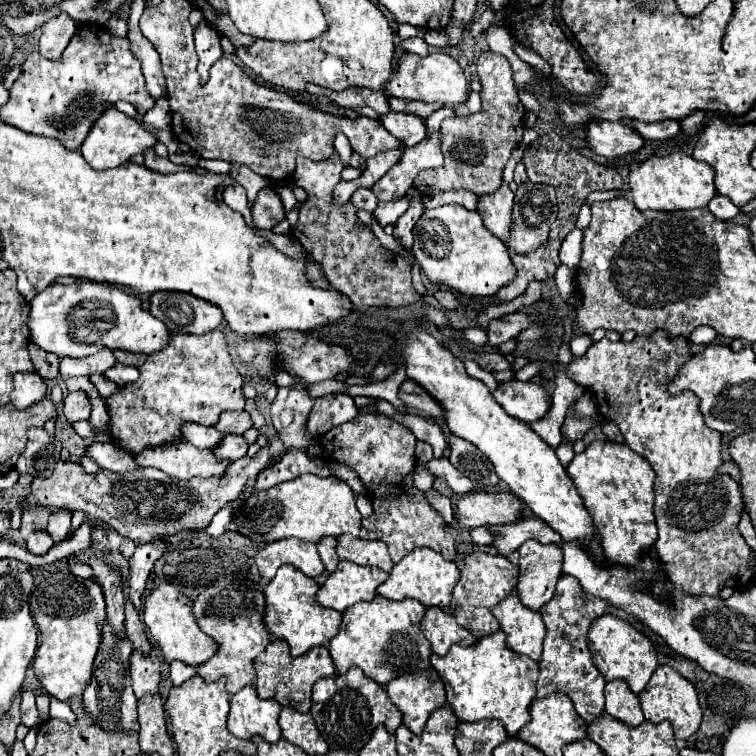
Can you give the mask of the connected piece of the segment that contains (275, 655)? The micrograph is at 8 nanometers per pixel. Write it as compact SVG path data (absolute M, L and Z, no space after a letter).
M272 640L268 648L254 660L256 664L256 690L260 698L272 698L280 702L282 706L292 706L298 712L308 712L312 702L312 686L316 680L332 676L336 672L336 666L332 664L332 658L328 656L328 650L324 646L316 646L308 650L306 654L292 658L290 648L286 640Z

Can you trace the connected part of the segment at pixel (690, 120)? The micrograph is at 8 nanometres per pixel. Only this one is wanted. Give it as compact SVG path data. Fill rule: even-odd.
M697 111L680 121L681 130L686 136L694 136L704 126L705 112Z

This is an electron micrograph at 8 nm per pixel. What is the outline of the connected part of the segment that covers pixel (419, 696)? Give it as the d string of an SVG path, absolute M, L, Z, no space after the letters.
M436 668L398 676L386 686L386 692L400 708L404 724L414 734L420 734L430 714L446 704L444 682L440 680Z

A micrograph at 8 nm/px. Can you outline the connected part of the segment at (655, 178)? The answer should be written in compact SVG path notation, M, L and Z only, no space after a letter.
M674 150L666 156L652 154L642 162L630 164L630 200L638 210L692 210L704 208L716 196L714 188L714 168L710 164L698 162L682 150Z

